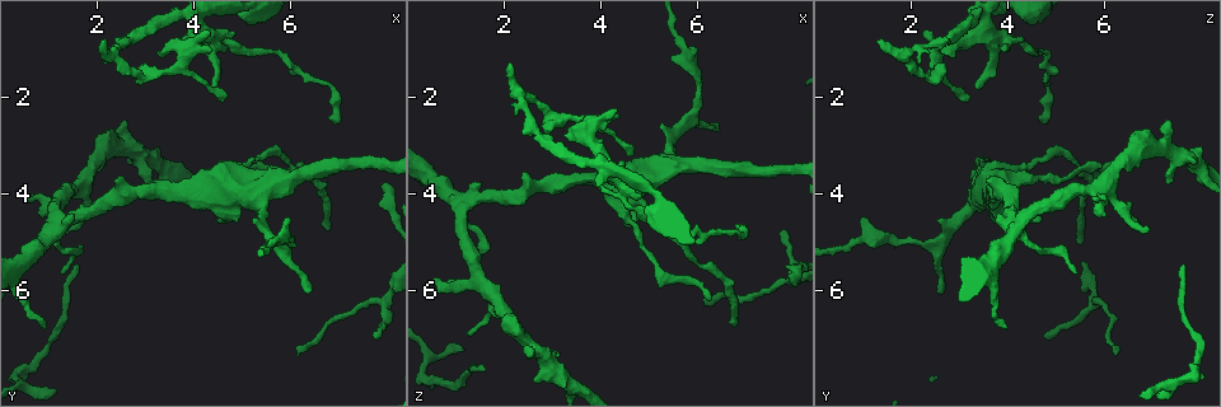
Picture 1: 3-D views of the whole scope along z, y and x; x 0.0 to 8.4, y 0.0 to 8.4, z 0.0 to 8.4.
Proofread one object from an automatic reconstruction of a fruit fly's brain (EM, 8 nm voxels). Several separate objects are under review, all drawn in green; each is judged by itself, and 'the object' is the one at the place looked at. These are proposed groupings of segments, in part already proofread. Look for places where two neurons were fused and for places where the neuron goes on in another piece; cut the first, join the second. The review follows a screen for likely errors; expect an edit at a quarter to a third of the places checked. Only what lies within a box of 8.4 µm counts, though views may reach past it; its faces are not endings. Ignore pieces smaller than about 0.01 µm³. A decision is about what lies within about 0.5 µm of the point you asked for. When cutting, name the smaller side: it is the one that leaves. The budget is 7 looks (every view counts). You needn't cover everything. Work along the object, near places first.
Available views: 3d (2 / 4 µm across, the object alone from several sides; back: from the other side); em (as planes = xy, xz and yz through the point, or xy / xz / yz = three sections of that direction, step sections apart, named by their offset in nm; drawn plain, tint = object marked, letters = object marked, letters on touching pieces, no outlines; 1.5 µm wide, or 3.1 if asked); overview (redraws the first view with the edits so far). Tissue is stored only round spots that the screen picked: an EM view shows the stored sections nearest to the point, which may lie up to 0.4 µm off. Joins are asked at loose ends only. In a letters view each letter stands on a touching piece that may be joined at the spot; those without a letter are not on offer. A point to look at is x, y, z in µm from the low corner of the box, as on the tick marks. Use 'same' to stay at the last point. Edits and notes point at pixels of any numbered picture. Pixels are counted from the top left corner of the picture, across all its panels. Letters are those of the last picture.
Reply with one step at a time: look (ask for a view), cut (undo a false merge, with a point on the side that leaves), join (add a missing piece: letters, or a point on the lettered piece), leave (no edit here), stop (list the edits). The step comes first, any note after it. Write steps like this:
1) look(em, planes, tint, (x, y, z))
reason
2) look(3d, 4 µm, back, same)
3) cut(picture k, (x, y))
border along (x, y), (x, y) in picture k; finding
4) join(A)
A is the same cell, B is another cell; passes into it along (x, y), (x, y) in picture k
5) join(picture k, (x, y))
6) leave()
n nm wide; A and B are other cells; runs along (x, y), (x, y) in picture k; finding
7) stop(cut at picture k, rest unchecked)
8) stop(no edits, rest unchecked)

look(em, planes, letters, (5.95, 3.50, 5.40))
narrows sharply

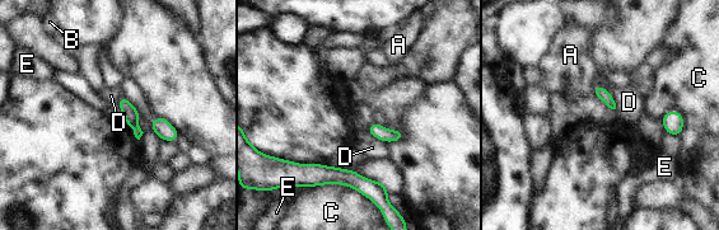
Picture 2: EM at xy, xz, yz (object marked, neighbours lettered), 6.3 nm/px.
leave()
80 nm wide; C touches over 460 nm; A, B, C, D and E are other cells; continuous, no second neuron

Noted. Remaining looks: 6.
look(3d, 4 µm, (2.30, 1.10, 1.85))
abrupt turn

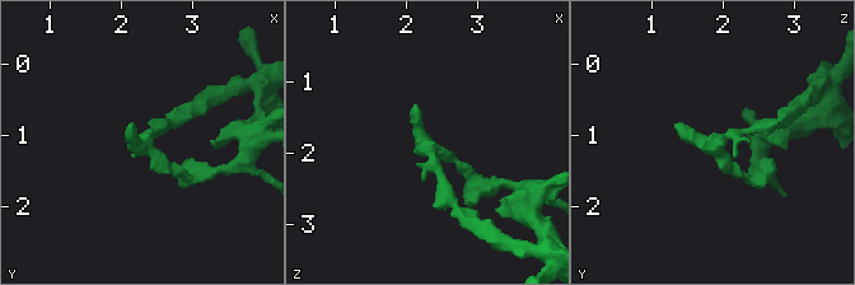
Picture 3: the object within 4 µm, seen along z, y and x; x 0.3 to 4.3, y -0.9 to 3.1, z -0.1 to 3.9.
look(em, planes, letters, (2.25, 1.15, 1.90))
now the EM

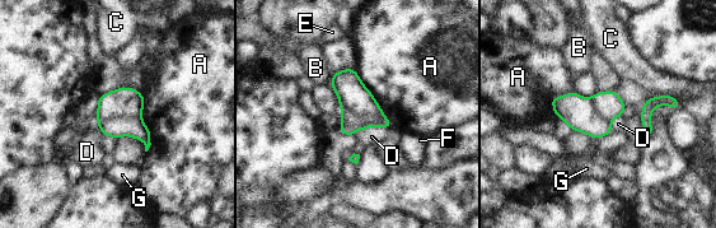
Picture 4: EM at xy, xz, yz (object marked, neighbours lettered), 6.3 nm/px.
cut(picture 4, (352, 94))
A, B, C, D, E, F and G are other cells; border along (341, 110), (378, 114), (382, 121) in picture 4; a second neuron is stuck on

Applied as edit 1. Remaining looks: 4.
look(overview)
redraw

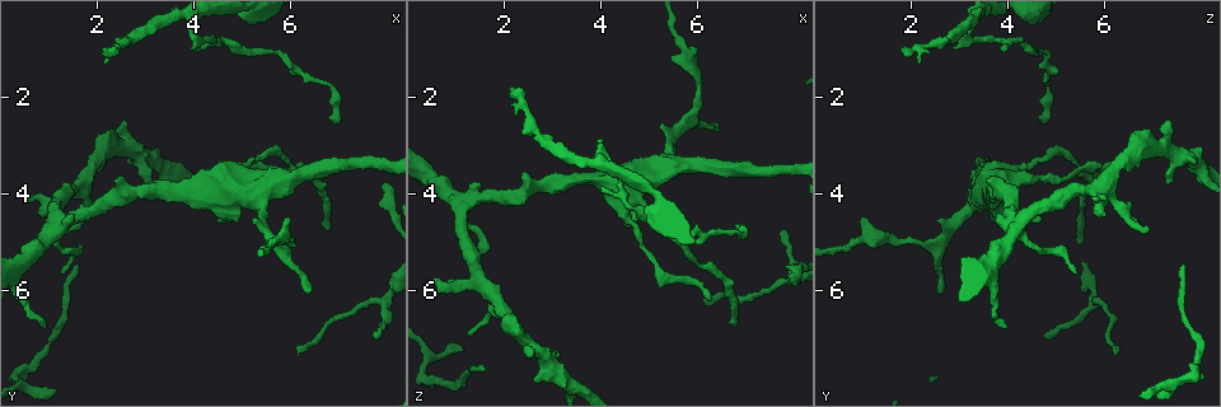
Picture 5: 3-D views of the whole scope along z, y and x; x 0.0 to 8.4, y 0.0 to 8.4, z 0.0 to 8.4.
look(em, xy, step 8, tint, (0.95, 6.75, 4.05))
tapers out

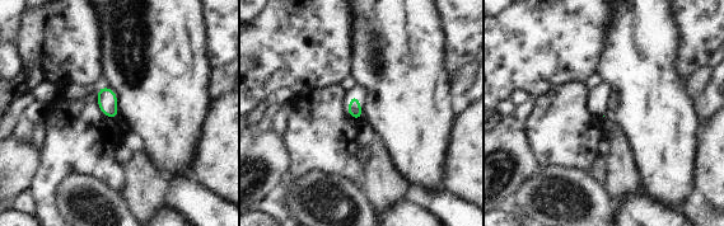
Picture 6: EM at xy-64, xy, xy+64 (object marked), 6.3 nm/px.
look(em, planes, letters, same)

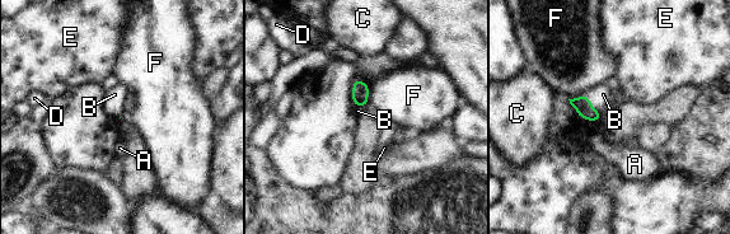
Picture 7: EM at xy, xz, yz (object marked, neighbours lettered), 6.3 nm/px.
join(B)
B is the same cell, A, C, D, E and F are other cells; passes into it along (360, 89), (361, 106), (358, 111) in picture 7; the neuron continues

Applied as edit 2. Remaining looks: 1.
stop(cut at picture 4, join at picture 7, rest unchecked)

